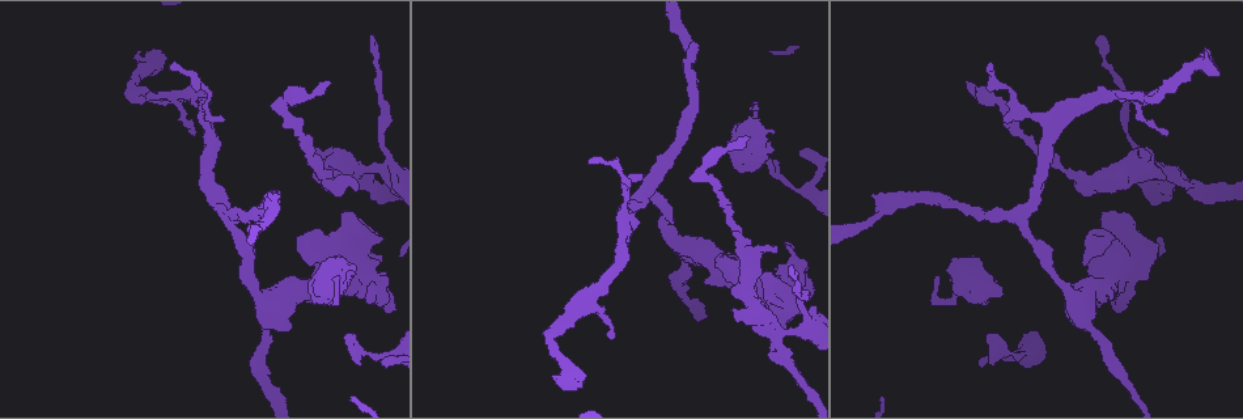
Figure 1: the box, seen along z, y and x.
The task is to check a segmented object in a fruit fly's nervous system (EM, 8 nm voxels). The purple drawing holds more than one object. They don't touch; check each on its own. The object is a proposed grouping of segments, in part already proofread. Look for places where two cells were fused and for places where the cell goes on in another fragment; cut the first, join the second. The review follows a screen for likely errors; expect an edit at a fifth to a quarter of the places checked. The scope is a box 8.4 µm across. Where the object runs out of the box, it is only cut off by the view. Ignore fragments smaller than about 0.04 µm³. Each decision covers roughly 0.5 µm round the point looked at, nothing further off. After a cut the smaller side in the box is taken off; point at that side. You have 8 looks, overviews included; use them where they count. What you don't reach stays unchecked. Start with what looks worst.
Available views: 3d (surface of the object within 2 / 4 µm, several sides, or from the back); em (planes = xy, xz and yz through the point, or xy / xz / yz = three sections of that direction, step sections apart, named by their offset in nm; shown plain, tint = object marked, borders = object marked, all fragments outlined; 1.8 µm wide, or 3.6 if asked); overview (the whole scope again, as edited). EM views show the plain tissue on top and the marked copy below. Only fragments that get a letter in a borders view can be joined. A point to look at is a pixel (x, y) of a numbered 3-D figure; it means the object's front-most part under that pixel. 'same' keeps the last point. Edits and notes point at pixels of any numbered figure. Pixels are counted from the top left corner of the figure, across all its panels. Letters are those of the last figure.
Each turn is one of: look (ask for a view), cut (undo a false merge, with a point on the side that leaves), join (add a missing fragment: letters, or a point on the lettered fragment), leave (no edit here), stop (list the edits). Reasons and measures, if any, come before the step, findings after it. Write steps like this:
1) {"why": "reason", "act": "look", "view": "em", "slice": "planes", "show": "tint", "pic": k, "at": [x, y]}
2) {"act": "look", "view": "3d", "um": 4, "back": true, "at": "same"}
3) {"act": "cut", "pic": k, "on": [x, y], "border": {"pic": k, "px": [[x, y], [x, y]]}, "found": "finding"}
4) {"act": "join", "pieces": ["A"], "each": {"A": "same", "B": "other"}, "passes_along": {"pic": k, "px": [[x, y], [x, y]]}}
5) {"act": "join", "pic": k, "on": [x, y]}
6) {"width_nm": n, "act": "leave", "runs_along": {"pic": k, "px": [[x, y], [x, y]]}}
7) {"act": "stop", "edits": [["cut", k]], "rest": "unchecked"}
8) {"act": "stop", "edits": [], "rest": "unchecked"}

{"why": "abrupt turn", "act": "look", "view": "em", "slice": "planes", "show": "borders", "pic": 1, "at": [551, 336]}

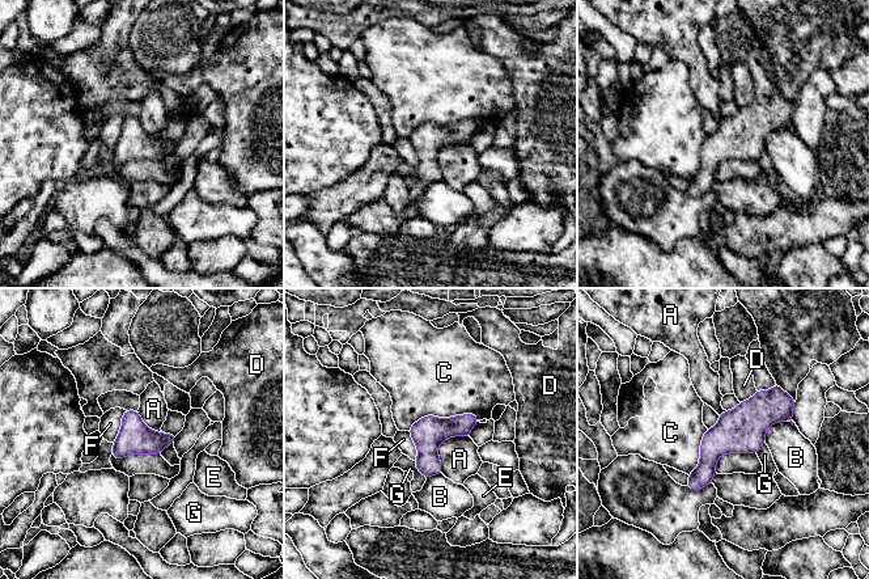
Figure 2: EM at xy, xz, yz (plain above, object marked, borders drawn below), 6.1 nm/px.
{"act": "leave", "each": {"A": "other", "B": "other", "C": "other", "D": "other", "E": "other", "F": "other", "G": "other"}, "runs_along": {"pic": 2, "px": [[791, 401], [755, 414], [690, 484]]}, "found": "one cell here"}

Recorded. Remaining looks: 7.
{"why": "free end", "act": "look", "view": "3d", "um": 2, "back": true, "pic": 1, "at": [785, 245]}

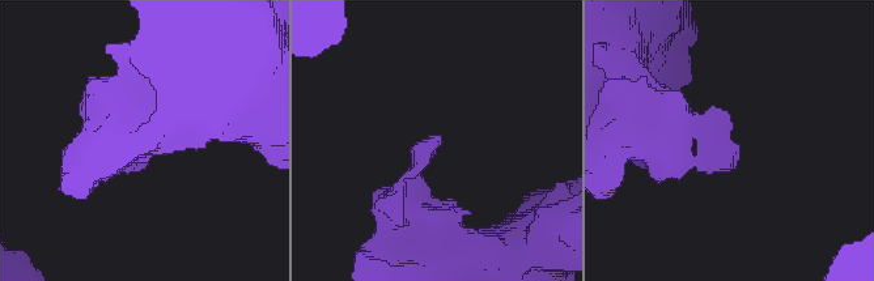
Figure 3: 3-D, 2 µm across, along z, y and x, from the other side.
{"why": "need the tissue", "act": "look", "view": "em", "um": 3.6, "slice": "planes", "show": "borders", "pic": 3, "at": [732, 167]}

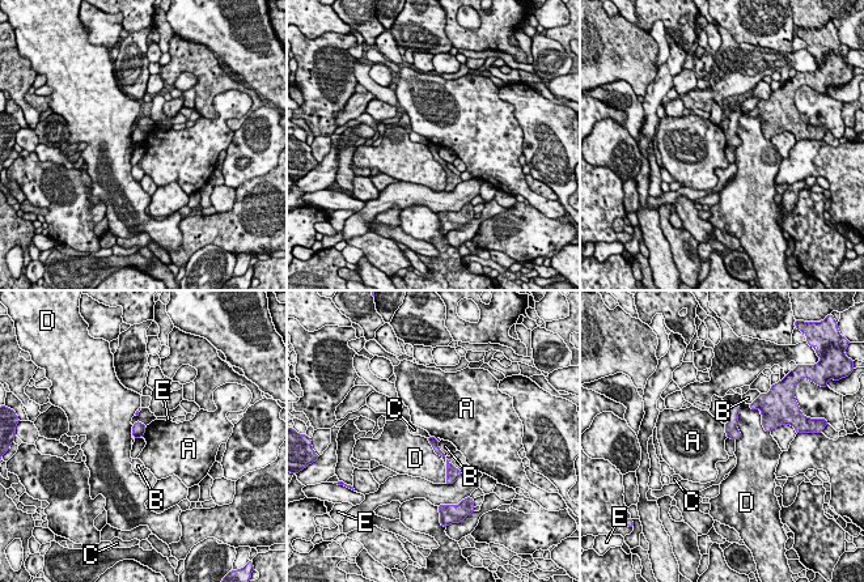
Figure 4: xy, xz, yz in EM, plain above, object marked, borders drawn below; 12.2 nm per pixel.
{"act": "leave", "each": {"A": "other", "B": "other", "C": "other", "D": "other", "E": "other"}, "runs_along": {"pic": 4, "px": [[431, 440], [453, 470]]}, "found": "none of them fits"}

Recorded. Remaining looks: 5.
{"why": "sharp bend", "act": "look", "view": "3d", "um": 4, "back": true, "pic": 1, "at": [387, 170]}

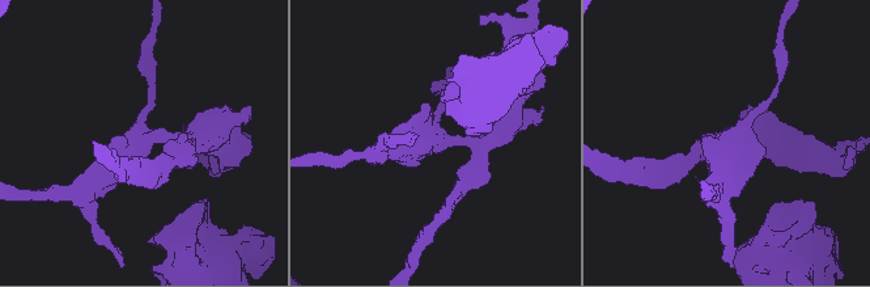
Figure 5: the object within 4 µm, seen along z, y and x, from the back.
{"act": "look", "view": "em", "slice": "xy", "step": 8, "show": "borders", "pic": 5, "at": [732, 134]}

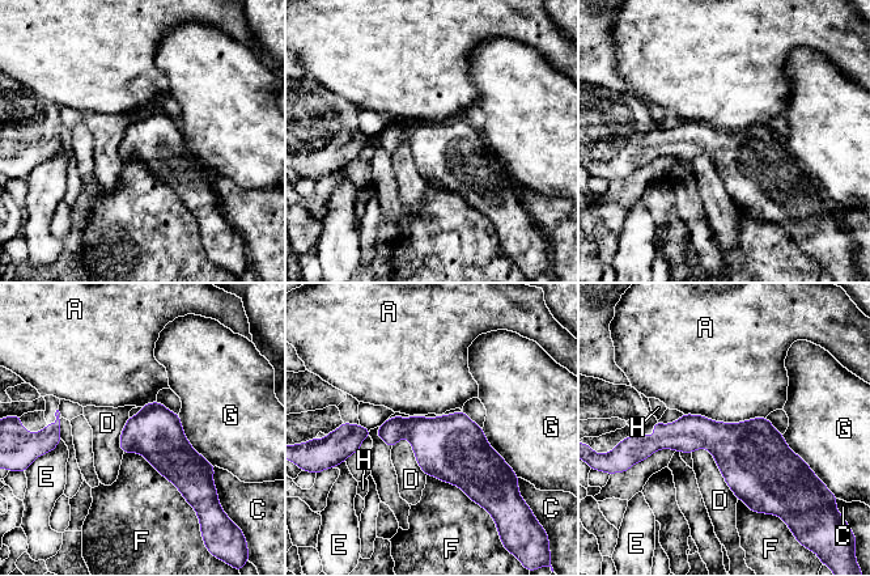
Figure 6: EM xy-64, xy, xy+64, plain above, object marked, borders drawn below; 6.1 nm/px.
{"act": "leave", "each": {"A": "other", "C": "other", "D": "other", "E": "other", "F": "other", "G": "other", "H": "other"}, "found": "all the same cell"}

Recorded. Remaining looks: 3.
{"act": "stop", "edits": [], "rest": "unchecked"}

